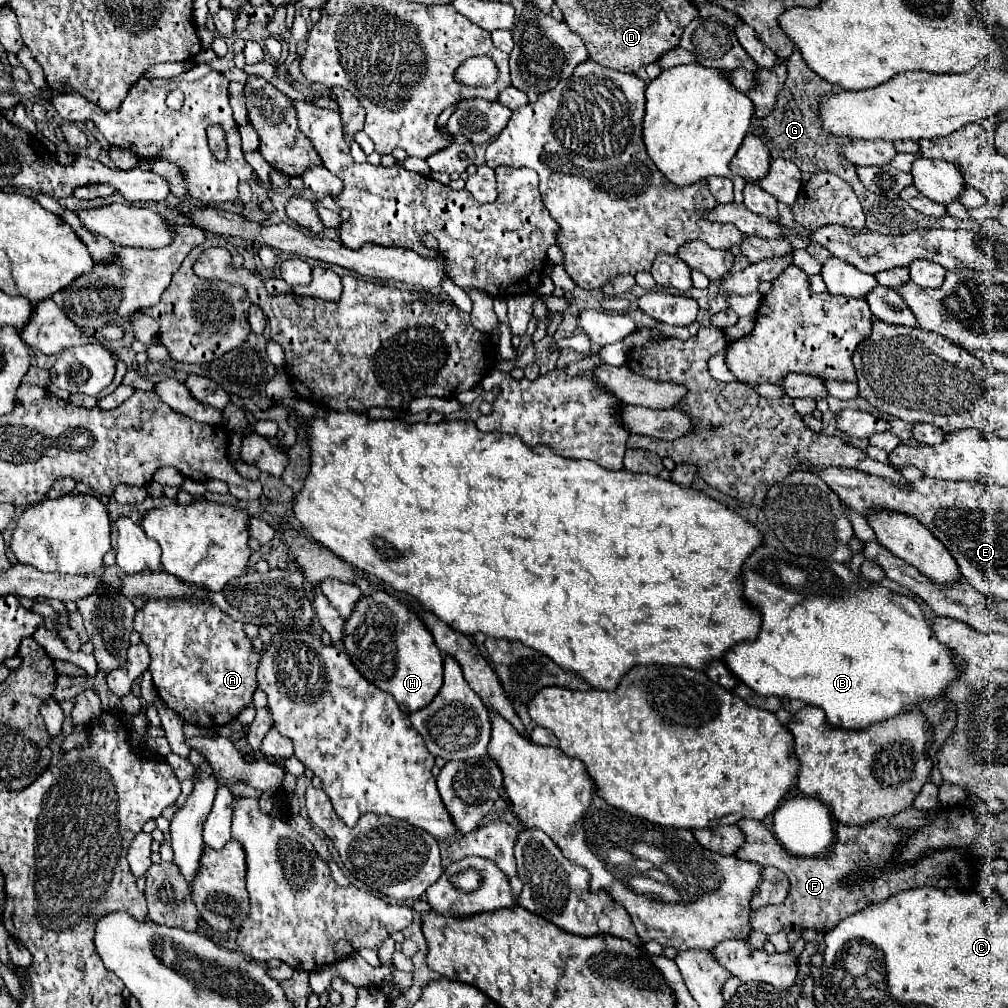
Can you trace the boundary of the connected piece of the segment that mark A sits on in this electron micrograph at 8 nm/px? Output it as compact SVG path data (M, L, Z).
M195 598L147 600L143 608L137 610L135 630L141 634L141 640L149 648L149 672L153 674L153 684L159 698L185 722L201 728L221 728L233 722L243 708L253 706L253 694L257 690L257 664L265 652L257 652L247 638L243 624L231 620L217 606Z

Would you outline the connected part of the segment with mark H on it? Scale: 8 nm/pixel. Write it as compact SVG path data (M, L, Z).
M373 588L371 594L361 596L351 616L345 620L341 642L351 664L361 672L361 676L383 692L389 692L403 712L415 712L425 708L443 684L443 654L437 648L431 632L425 628L425 622L417 616L417 612L413 612L407 604L393 598L385 590Z

